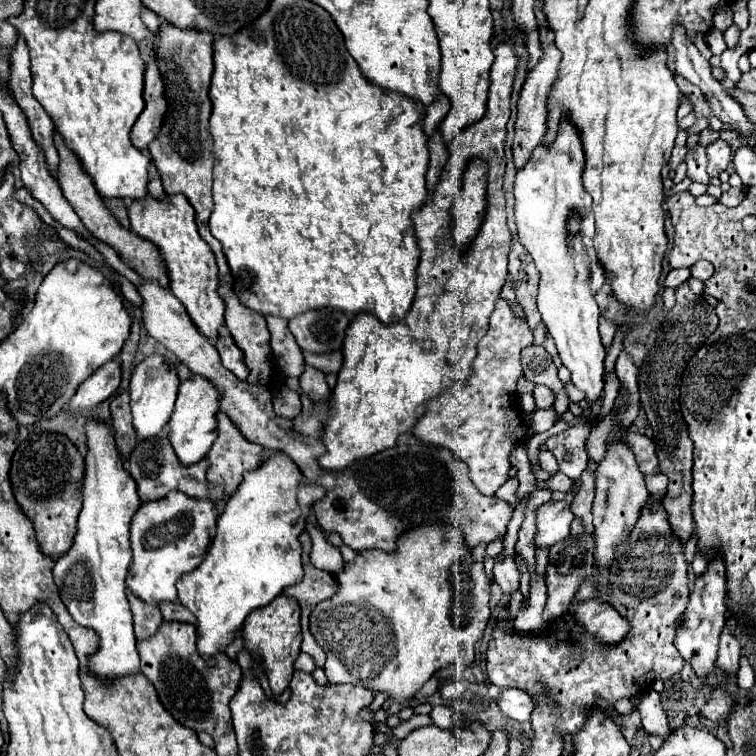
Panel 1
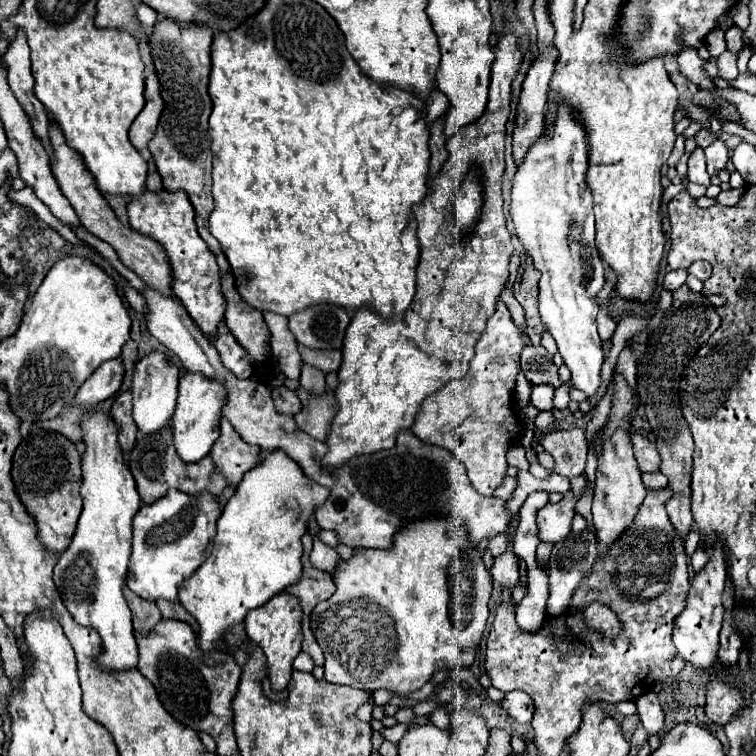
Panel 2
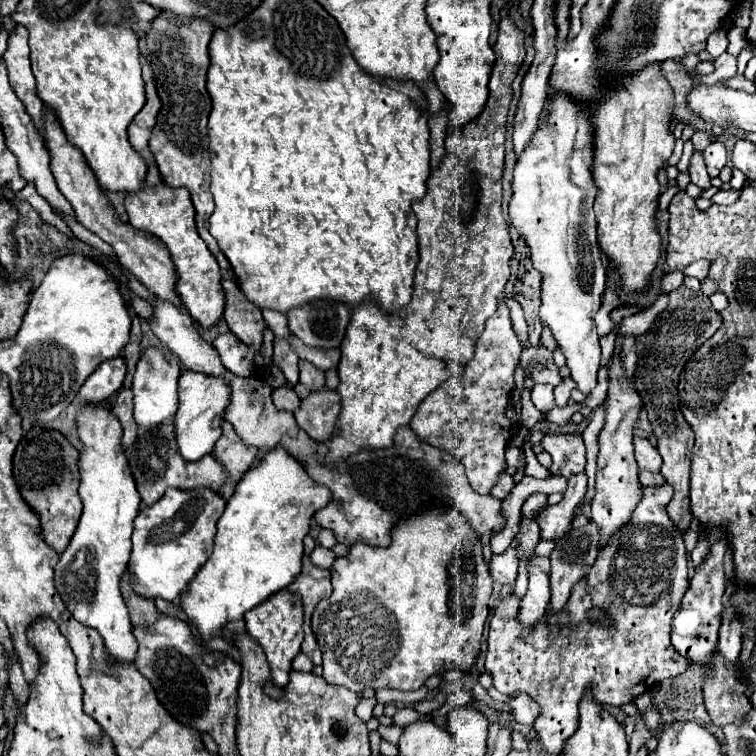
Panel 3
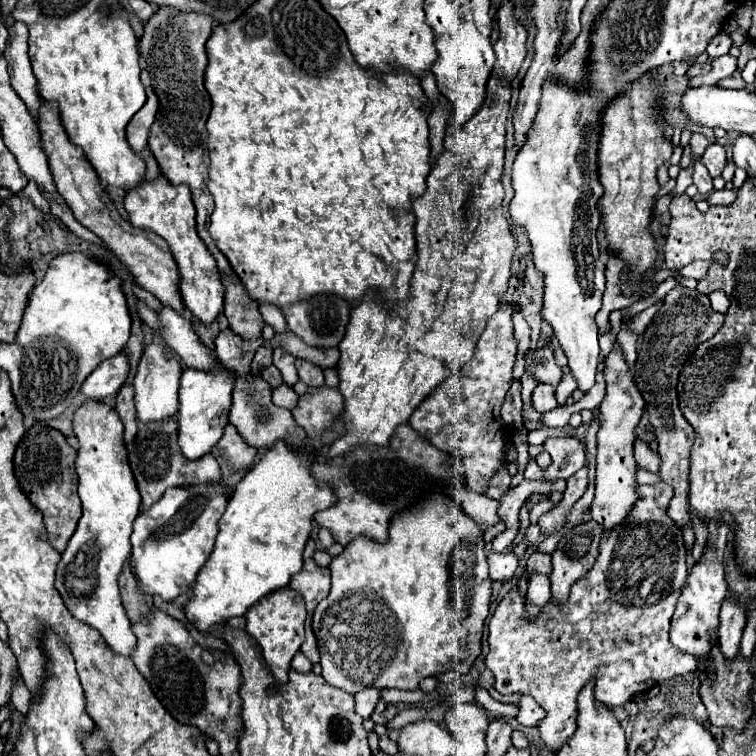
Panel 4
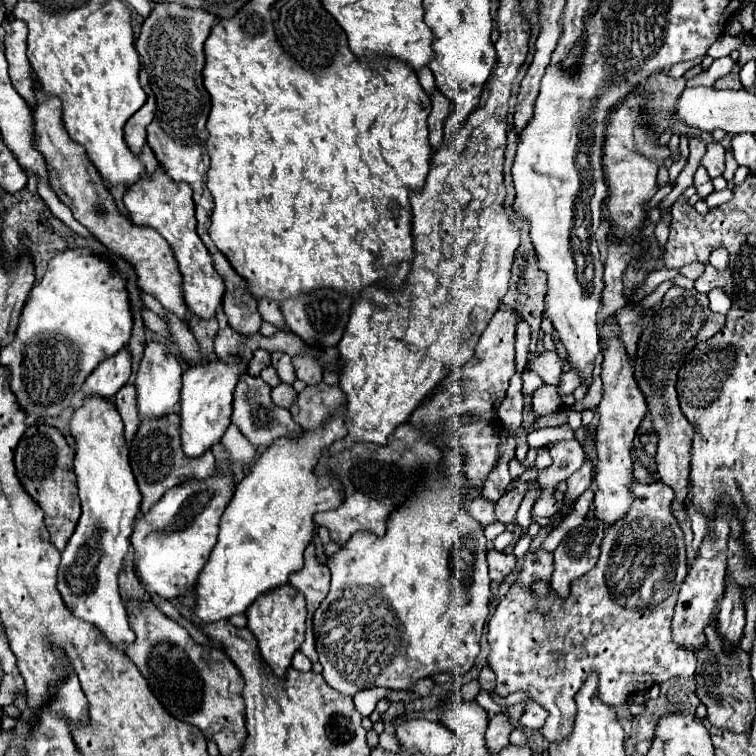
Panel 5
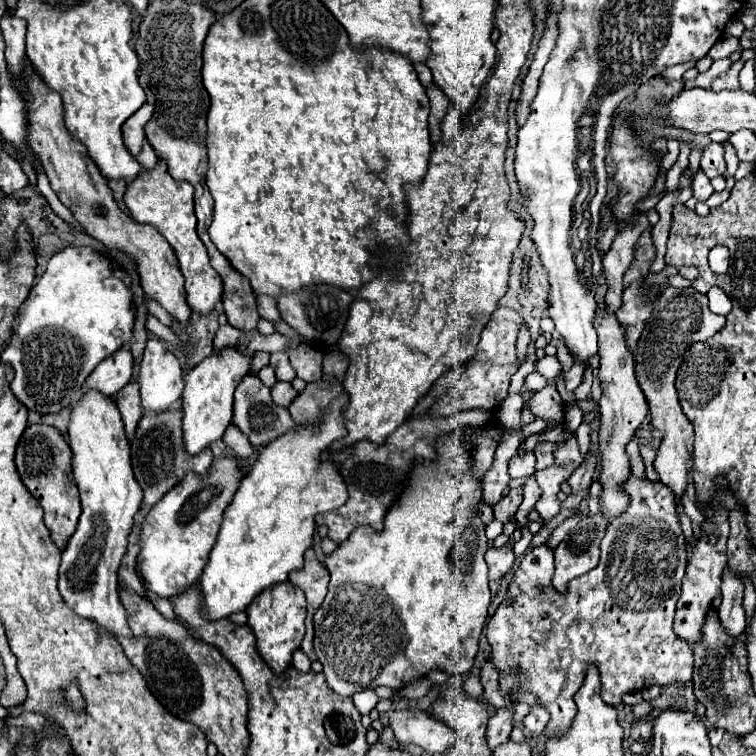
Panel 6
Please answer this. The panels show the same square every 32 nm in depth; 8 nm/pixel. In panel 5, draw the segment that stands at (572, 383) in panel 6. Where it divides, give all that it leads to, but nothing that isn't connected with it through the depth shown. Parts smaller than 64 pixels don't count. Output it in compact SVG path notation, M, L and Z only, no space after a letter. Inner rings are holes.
M572 368L570 372L562 374L562 380L560 380L560 388L558 388L558 392L560 392L560 396L570 394L570 392L572 392L572 390L576 390L580 384L582 384L580 372L578 372L576 368Z

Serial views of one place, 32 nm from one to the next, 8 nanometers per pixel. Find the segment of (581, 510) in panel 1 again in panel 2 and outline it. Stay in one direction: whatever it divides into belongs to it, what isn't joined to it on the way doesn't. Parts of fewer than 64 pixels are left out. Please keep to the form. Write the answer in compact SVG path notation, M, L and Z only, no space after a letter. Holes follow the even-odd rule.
M586 490L586 492L584 492L584 496L582 496L582 500L580 500L578 504L576 504L576 514L584 516L588 524L592 524L592 514L590 514L590 502L592 502L592 492L590 492L590 490Z

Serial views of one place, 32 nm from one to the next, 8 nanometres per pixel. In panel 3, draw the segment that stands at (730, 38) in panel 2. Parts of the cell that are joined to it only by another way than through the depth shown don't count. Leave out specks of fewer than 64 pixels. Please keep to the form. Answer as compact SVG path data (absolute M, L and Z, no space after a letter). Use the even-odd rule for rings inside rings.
M733 26L727 33L727 36L729 40L727 52L737 57L742 48L747 44L745 30L740 27Z

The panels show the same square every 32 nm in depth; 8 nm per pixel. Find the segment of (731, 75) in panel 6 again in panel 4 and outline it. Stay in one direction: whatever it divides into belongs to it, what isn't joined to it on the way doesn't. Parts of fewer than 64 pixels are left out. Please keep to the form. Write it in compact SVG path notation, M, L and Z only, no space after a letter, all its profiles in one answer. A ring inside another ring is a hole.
M736 70L732 76L728 76L728 78L720 80L716 86L720 86L720 88L734 88L734 90L746 88L746 84L744 84L744 80L742 80L742 76L740 76L740 72L738 72L738 70Z

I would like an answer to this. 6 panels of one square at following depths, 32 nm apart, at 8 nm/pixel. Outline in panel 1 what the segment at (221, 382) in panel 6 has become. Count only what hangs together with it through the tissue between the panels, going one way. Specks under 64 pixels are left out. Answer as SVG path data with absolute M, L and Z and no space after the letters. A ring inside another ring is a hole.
M190 376L190 380L182 380L180 388L178 388L178 400L176 400L176 408L174 414L168 422L170 426L170 440L174 446L176 456L180 458L182 464L196 464L200 462L206 452L212 448L216 436L218 436L218 400L222 398L222 394L218 392L218 388L214 388L214 384L210 384L210 380L202 378L202 376Z

